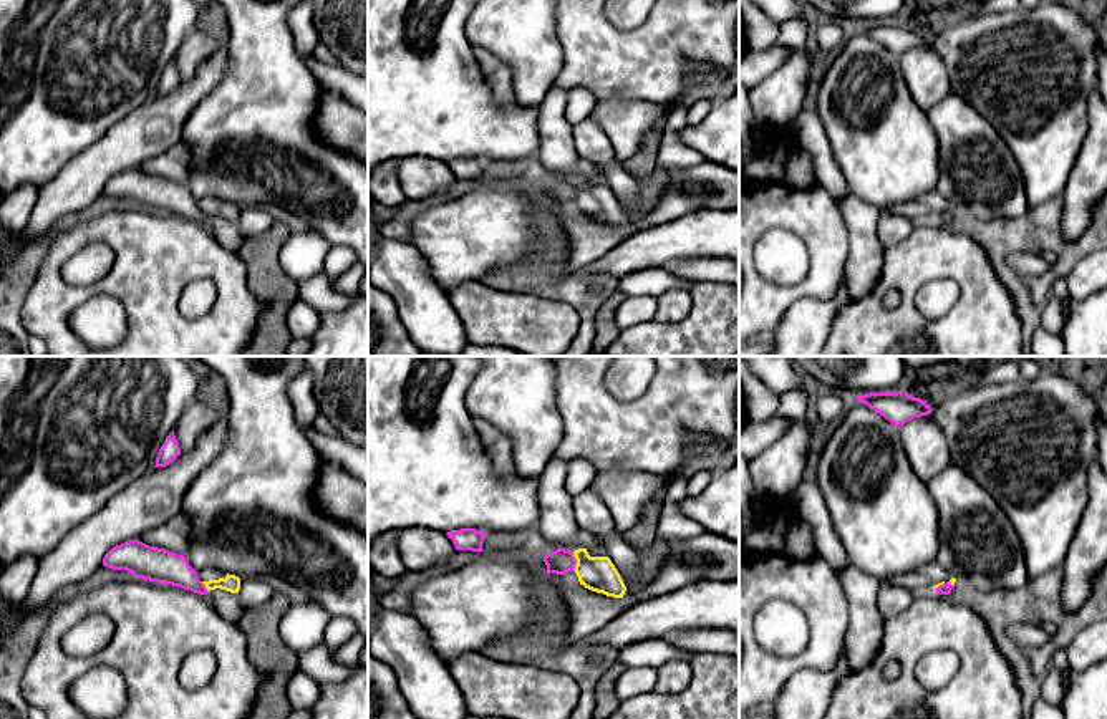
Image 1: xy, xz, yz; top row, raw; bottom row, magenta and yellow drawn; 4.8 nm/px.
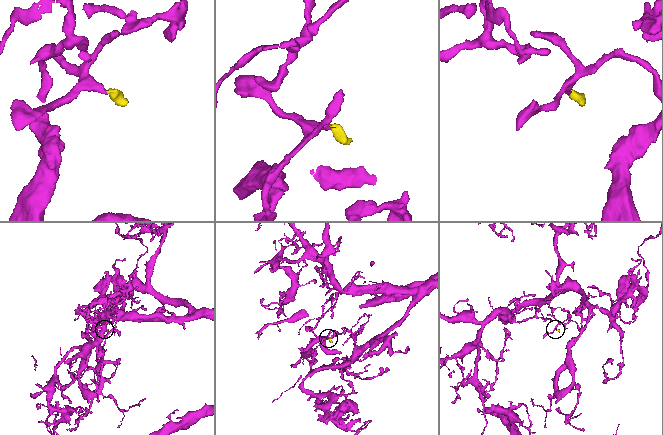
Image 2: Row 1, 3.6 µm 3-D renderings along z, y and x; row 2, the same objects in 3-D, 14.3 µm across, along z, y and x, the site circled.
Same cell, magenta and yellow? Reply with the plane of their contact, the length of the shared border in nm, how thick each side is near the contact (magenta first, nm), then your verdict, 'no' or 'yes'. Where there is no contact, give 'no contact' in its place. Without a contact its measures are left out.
xz | 100 nm | 120/170 nm | no

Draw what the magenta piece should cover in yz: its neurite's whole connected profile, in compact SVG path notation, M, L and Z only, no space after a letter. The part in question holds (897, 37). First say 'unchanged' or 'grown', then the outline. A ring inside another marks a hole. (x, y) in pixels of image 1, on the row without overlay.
unchanged; M906 20L868 22L858 25L858 30L898 56L906 50L931 43L931 36L926 30L910 25Z

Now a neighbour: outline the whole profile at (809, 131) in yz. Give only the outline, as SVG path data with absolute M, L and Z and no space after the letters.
M800 109L792 133L797 142L812 154L815 184L822 186L835 202L850 195L852 191L835 162L820 114L815 109Z

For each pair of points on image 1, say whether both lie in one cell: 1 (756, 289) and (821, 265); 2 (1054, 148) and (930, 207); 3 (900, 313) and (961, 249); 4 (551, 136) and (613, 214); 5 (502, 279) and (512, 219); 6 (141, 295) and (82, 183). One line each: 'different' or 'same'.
1: same
2: different
3: same
4: same
5: different
6: different

